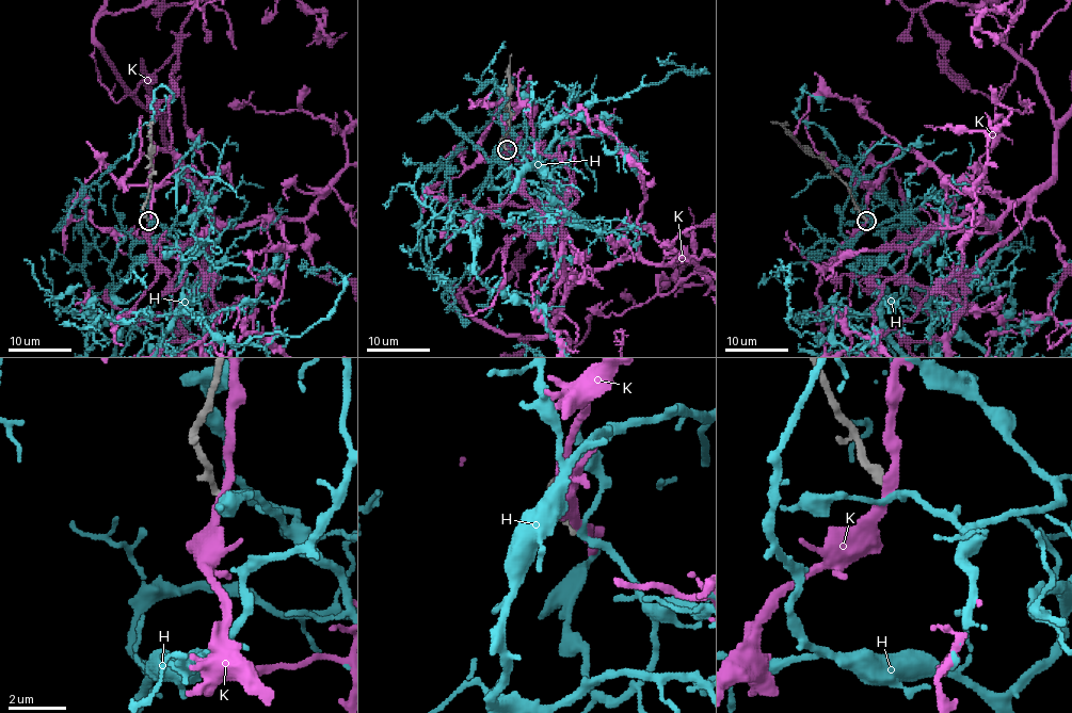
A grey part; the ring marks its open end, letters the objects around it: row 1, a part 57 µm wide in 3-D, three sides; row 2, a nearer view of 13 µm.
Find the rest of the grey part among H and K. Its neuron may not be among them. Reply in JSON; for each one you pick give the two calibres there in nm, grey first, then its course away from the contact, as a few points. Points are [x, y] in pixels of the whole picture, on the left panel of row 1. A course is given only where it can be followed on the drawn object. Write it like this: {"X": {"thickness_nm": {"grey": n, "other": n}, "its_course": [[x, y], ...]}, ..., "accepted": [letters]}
{"H": {"thickness_nm": {"grey": 300, "other": 220}}, "accepted": ["H"]}

